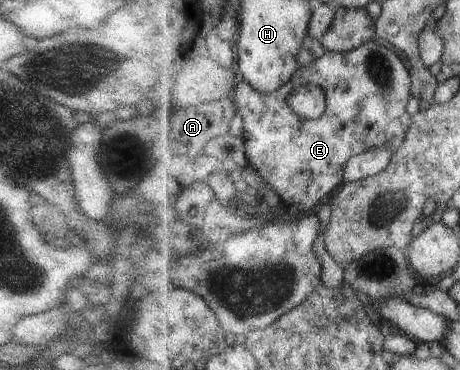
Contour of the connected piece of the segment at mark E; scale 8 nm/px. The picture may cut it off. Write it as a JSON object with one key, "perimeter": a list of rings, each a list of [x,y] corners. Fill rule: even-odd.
{"perimeter":[[[373,39],[348,52],[328,51],[311,66],[300,66],[294,78],[276,93],[260,92],[240,78],[232,97],[244,121],[249,166],[278,191],[289,209],[299,214],[308,212],[322,200],[330,199],[345,182],[346,162],[354,155],[387,143],[393,153],[401,148],[413,124],[407,111],[412,86],[406,64]],[[299,82],[319,86],[325,92],[327,105],[320,118],[304,118],[290,106],[288,97]]]}

